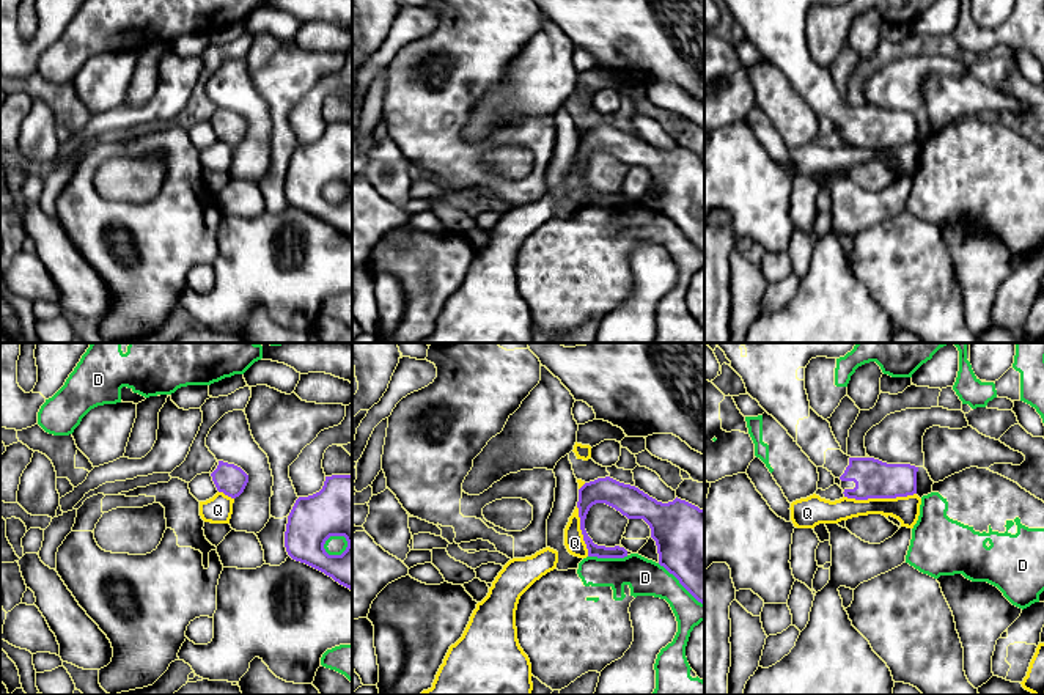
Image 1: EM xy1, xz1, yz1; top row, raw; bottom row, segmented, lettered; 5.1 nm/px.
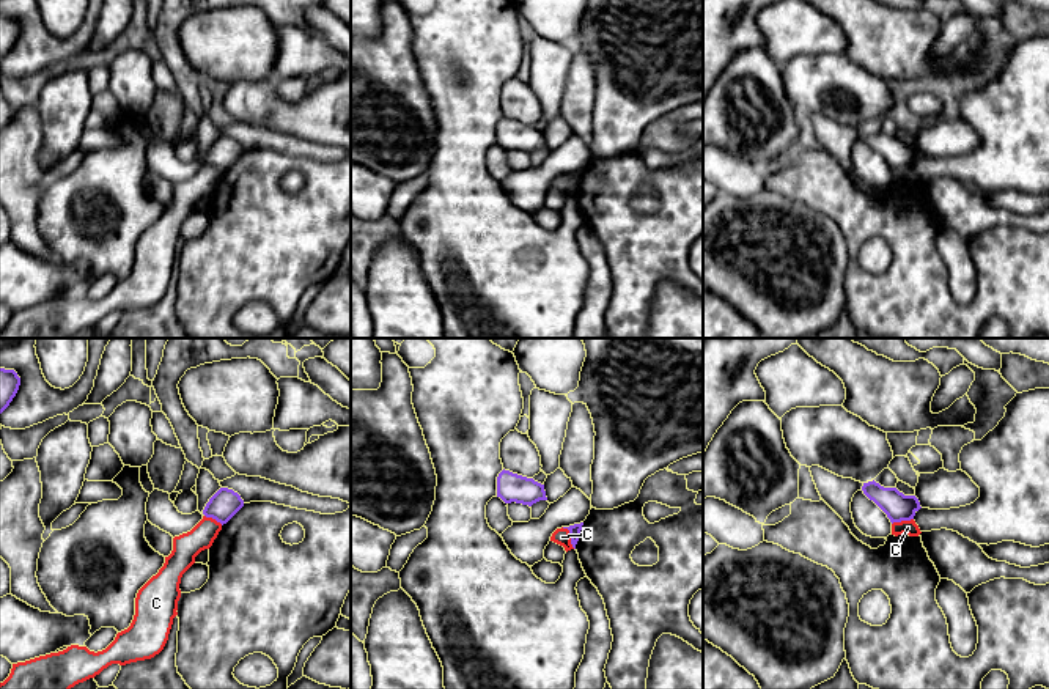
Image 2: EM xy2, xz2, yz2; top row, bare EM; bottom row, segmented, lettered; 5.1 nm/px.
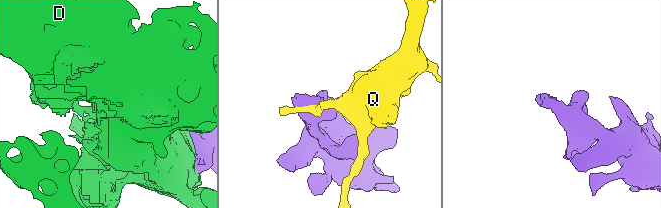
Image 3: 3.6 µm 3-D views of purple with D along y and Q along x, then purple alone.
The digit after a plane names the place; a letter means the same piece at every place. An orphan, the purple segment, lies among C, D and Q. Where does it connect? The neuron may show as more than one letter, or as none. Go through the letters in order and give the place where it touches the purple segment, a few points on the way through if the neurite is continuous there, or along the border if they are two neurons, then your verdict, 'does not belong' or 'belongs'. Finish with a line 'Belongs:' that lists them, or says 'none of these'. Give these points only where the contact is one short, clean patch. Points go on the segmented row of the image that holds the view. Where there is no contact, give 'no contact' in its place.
C: meets purple in xz2 at (570, 535); border along xz2 (562, 527), (568, 530), (570, 543), (574, 548); does not belong
D: meets purple in xz1 at (607, 557); does not belong
Q: meets purple in yz1 at (879, 497); border along yz1 (915, 492), (906, 497), (845, 497); does not belong
Belongs: none of these

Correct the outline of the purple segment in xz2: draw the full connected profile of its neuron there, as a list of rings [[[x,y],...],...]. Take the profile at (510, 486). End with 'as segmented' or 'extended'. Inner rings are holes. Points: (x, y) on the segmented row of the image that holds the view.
[[[505,469],[497,477],[497,497],[505,503],[516,502],[528,507],[547,500],[544,485]]] | as segmented

